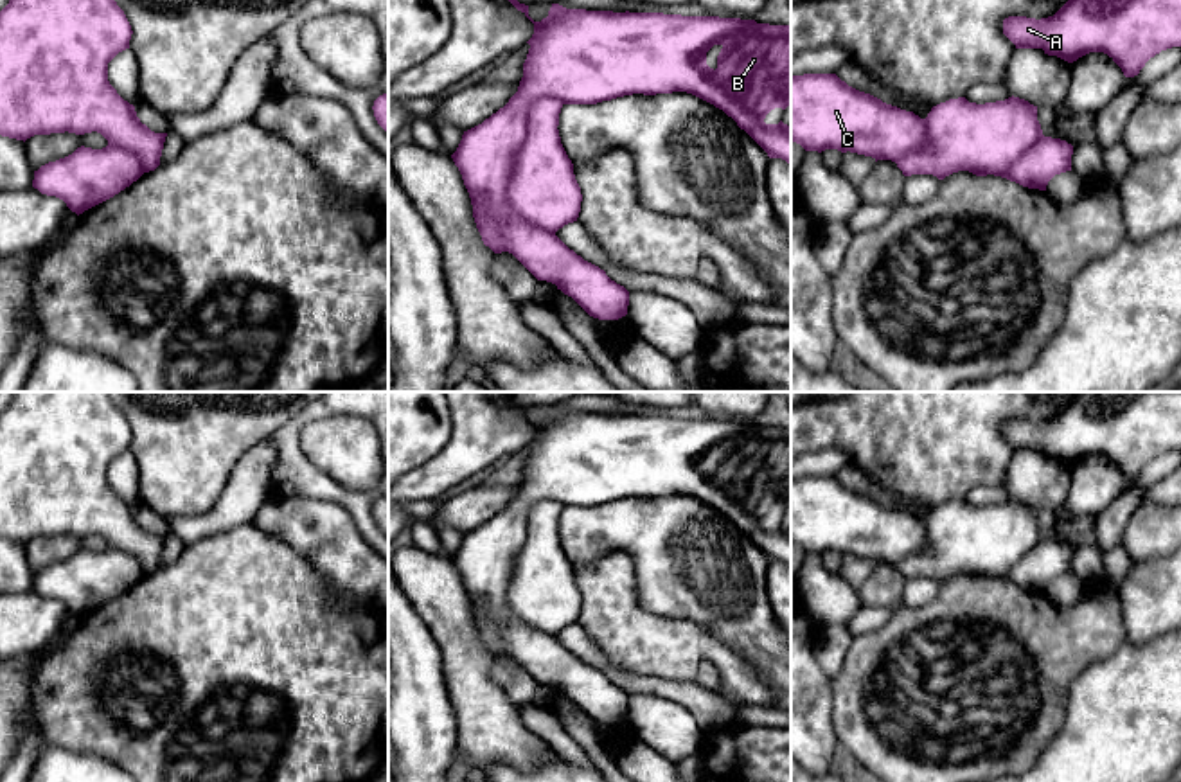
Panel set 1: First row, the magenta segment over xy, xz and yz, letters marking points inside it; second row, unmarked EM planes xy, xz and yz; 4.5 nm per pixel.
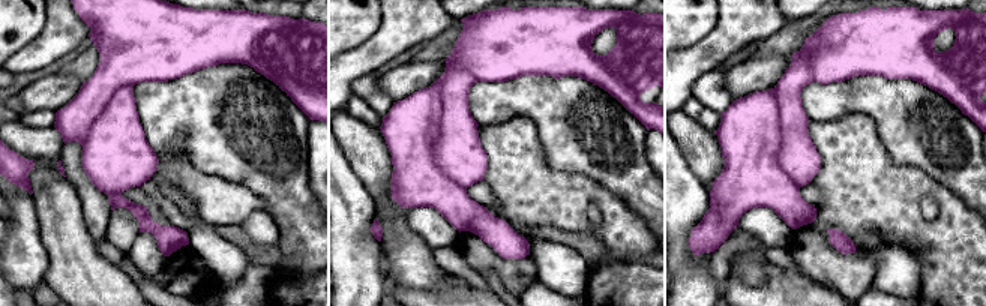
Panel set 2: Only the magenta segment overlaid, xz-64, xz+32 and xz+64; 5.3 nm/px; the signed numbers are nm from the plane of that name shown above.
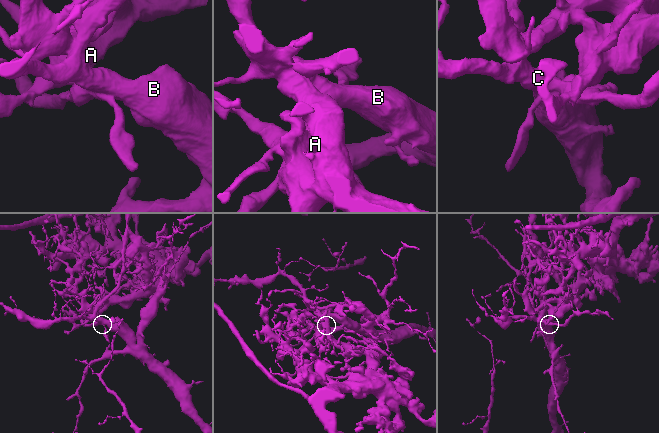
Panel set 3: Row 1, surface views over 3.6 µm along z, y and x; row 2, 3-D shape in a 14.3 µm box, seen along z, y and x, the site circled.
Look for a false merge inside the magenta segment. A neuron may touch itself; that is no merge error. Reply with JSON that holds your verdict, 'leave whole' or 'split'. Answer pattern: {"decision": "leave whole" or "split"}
{"decision": "split"}

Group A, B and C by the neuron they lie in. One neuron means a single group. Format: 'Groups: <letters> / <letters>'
Groups: A / B C

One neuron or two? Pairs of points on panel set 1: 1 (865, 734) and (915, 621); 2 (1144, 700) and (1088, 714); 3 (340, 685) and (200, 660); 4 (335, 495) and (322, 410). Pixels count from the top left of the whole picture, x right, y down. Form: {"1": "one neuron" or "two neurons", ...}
{"1": "one neuron", "2": "one neuron", "3": "one neuron", "4": "one neuron"}

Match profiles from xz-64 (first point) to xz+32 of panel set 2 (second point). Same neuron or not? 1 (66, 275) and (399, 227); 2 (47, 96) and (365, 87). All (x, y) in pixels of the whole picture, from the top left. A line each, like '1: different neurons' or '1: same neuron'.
1: same neuron
2: different neurons

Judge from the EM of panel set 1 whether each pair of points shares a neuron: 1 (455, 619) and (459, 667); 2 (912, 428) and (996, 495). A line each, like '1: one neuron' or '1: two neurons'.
1: one neuron
2: two neurons

